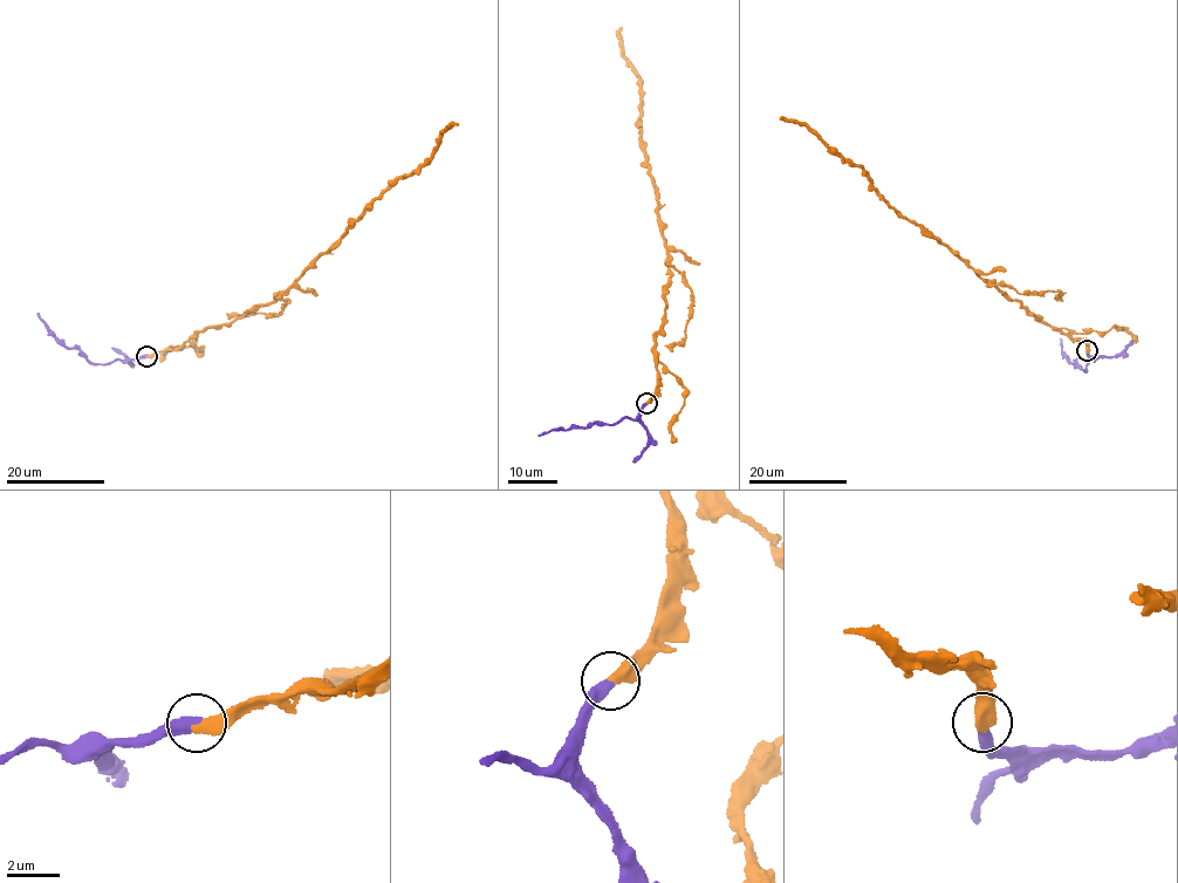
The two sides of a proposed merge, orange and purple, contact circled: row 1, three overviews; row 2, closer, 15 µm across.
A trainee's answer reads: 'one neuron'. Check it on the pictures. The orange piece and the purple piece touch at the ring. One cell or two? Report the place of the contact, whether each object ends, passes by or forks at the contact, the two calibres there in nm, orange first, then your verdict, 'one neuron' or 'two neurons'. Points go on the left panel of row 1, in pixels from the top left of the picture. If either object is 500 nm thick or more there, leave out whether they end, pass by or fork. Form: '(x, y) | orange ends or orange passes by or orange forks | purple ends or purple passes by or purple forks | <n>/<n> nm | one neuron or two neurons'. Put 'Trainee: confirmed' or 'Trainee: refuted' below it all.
(146, 356) | orange ends | purple ends | 480/440 nm | one neuron
Trainee: confirmed

